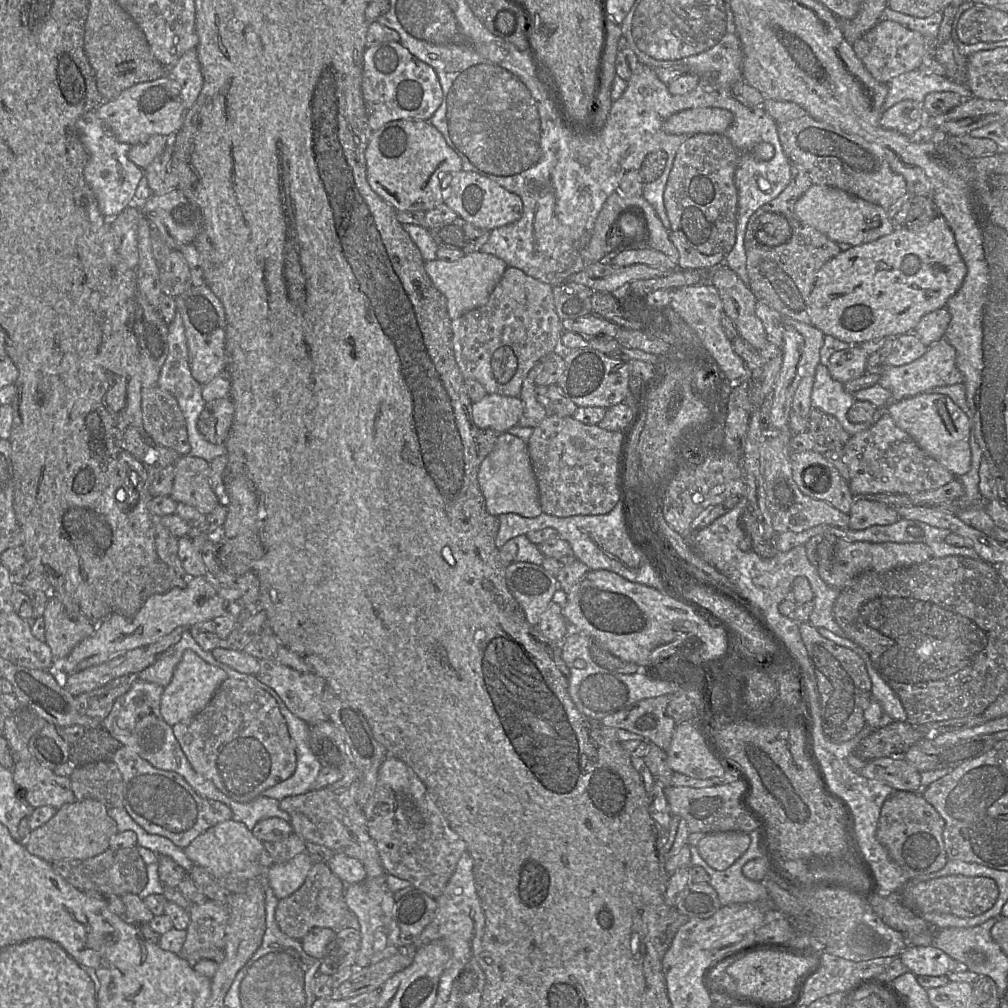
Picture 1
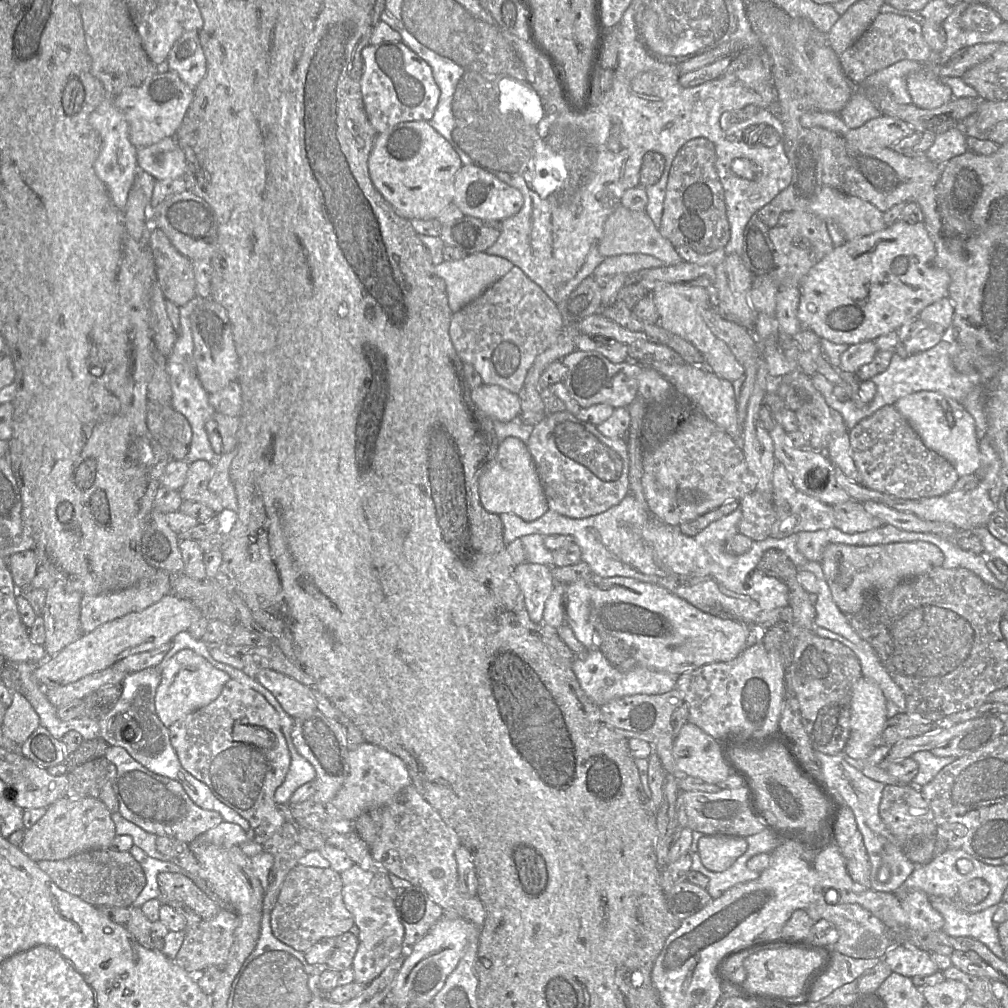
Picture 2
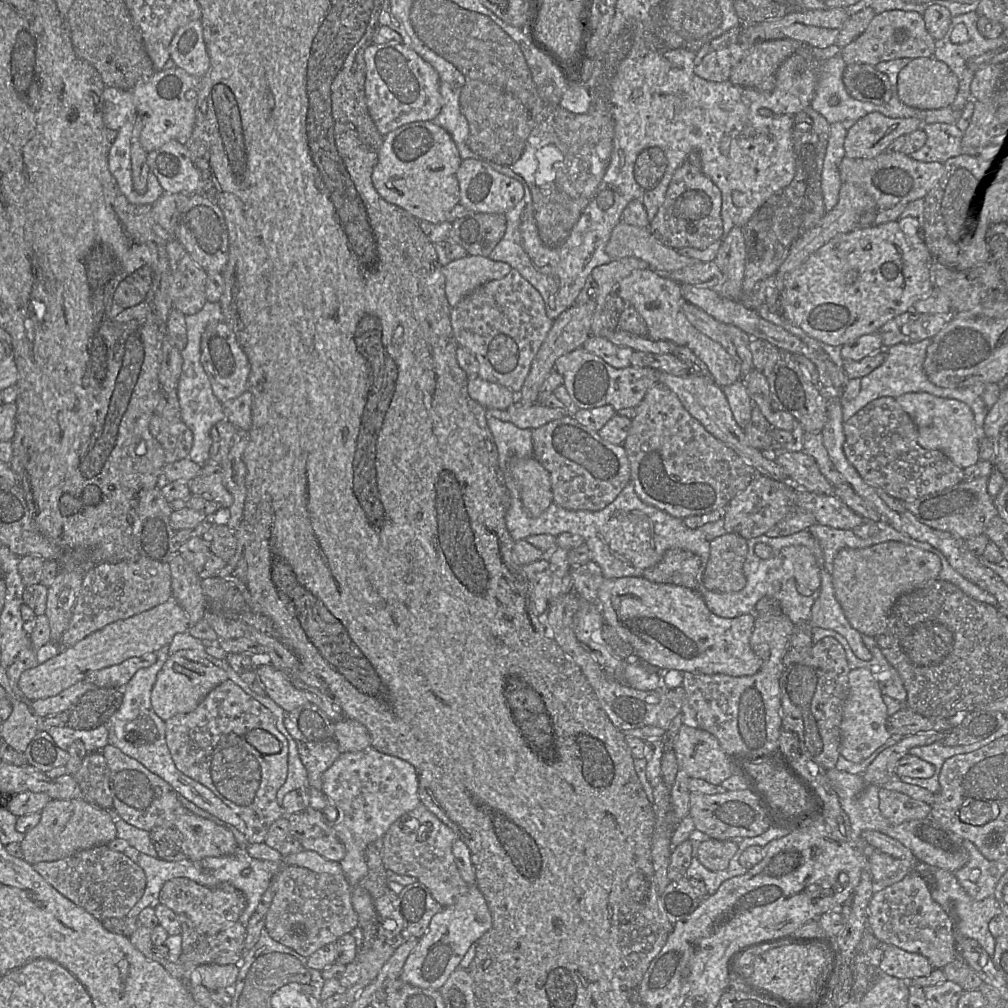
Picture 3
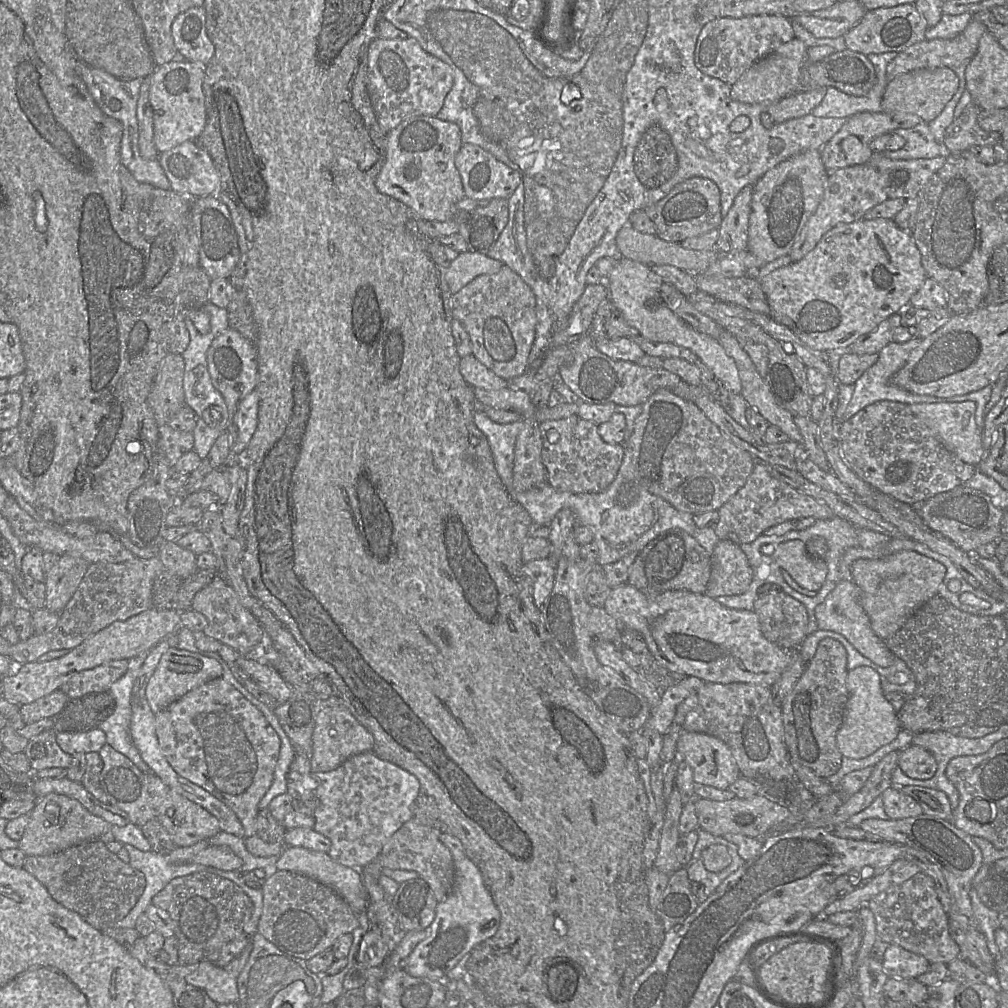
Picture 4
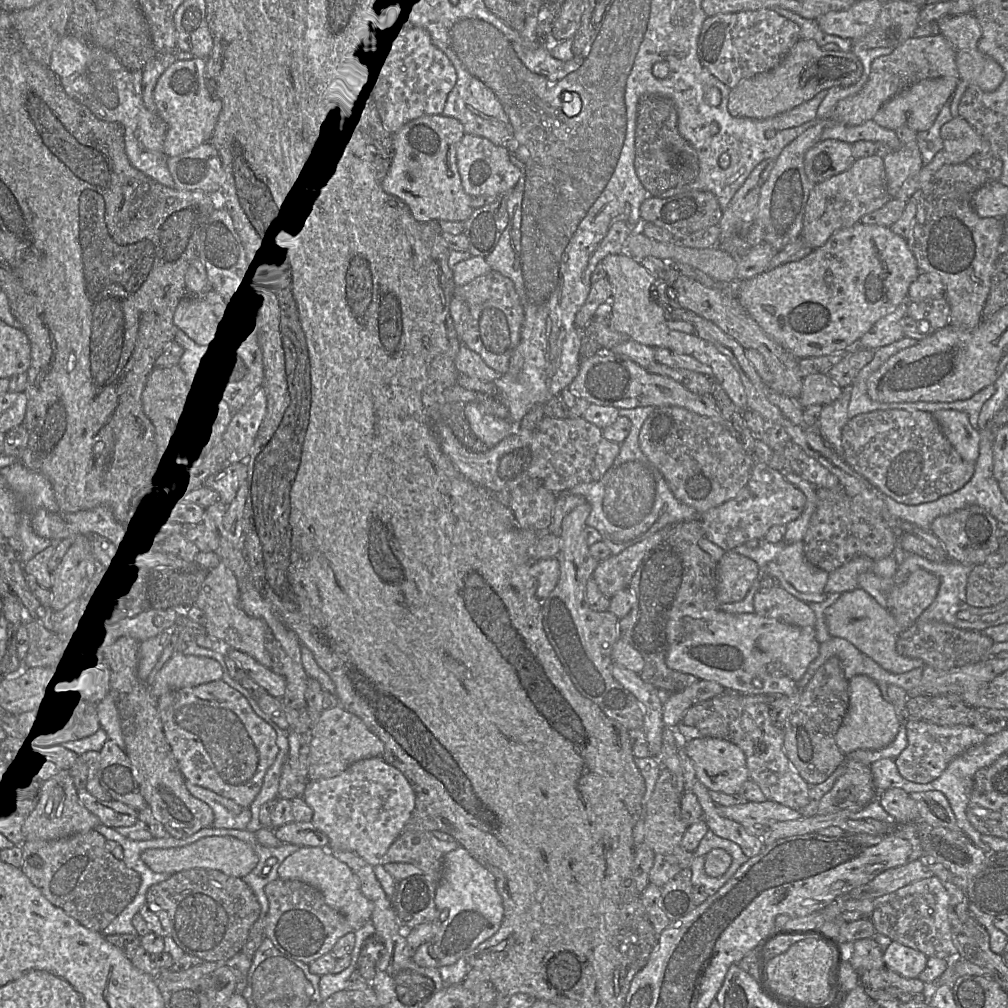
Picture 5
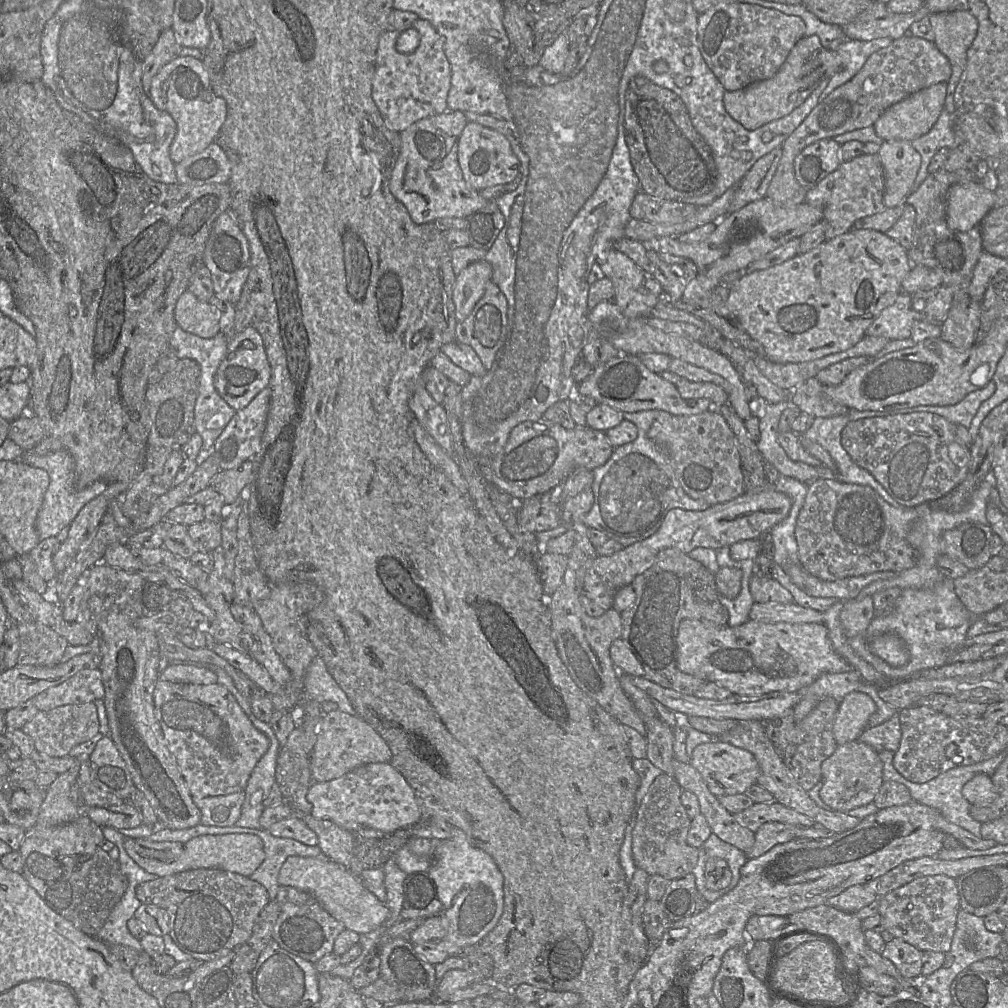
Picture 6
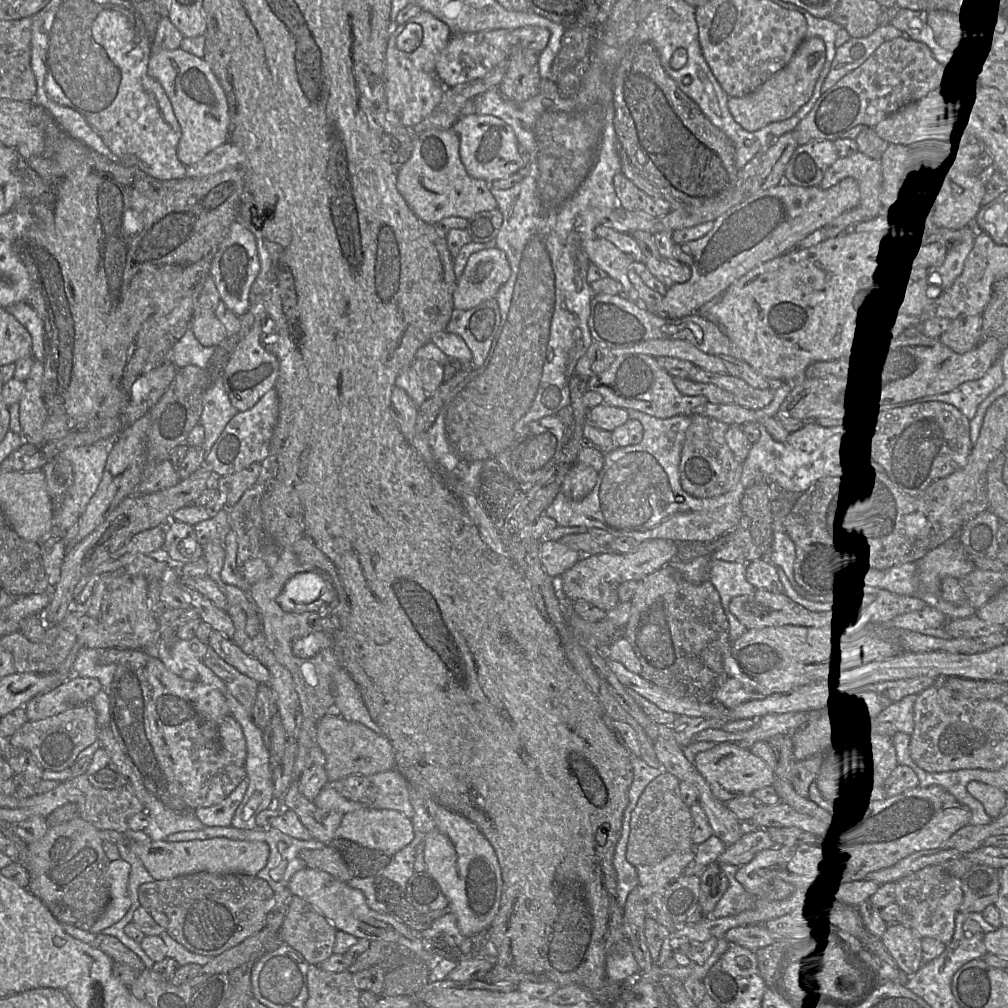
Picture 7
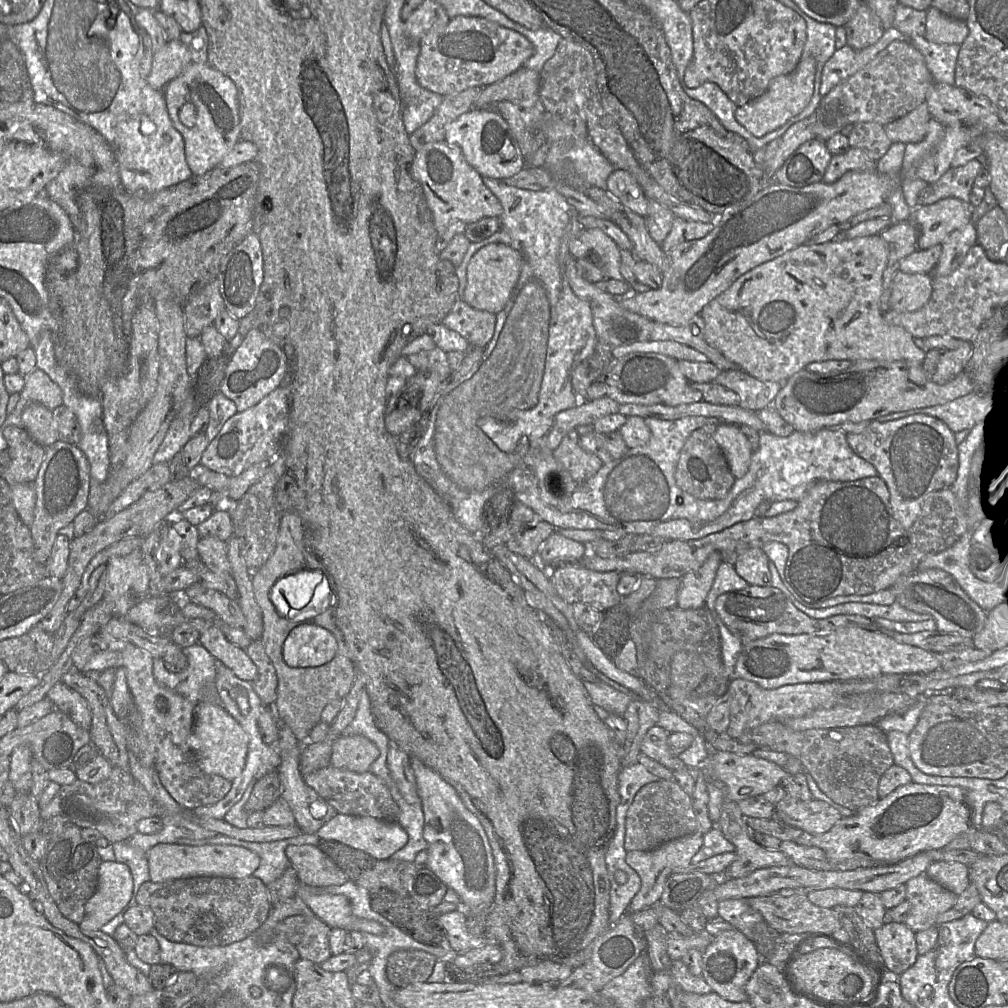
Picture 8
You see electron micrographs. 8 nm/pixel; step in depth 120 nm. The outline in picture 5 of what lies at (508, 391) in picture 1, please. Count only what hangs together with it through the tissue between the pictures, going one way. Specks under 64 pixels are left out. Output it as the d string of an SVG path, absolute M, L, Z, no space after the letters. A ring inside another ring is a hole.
M491 270L466 285L456 286L454 296L463 299L469 306L470 317L461 343L468 349L478 353L487 366L500 374L505 374L509 369L513 351L518 346L521 337L521 329L524 322L524 310L514 283L499 272Z

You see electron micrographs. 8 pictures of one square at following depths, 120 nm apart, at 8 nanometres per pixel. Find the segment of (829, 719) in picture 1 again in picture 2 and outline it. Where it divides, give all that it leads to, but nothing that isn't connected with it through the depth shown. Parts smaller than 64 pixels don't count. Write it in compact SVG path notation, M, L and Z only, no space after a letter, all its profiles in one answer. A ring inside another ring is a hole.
M802 632L786 668L785 685L789 695L795 696L806 733L816 752L837 755L844 751L850 735L851 696L856 682L862 677L856 654L836 640Z

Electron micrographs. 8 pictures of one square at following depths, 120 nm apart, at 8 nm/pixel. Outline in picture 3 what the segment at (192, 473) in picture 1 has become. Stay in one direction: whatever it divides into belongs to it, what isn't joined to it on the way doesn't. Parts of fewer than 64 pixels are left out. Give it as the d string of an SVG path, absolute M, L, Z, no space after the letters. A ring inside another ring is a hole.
M206 463L198 475L188 482L191 495L201 496L228 509L233 502L232 495L223 483L223 469L216 463Z

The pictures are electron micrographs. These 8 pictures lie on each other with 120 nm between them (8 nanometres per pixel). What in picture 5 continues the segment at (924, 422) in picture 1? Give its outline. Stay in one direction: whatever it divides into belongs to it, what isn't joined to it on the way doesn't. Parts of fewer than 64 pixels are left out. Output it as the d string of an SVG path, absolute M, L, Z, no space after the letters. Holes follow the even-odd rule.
M941 409L932 413L939 423L948 441L966 461L975 462L979 457L980 428L973 427L966 412L953 409Z

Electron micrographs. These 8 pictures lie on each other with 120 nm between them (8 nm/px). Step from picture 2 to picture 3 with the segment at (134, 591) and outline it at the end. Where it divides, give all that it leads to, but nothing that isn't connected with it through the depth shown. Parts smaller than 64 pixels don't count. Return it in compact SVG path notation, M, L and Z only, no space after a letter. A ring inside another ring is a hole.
M138 556L119 563L101 563L83 576L81 589L60 646L73 646L88 635L116 621L148 611L172 598L171 571L167 563Z

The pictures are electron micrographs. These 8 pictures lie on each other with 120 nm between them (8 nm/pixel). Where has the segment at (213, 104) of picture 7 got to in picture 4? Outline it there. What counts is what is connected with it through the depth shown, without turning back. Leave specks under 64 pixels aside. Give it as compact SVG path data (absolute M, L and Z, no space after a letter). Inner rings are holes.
M169 62L157 66L149 76L149 100L154 117L154 142L159 153L187 141L196 141L206 124L203 92L205 67L201 62Z

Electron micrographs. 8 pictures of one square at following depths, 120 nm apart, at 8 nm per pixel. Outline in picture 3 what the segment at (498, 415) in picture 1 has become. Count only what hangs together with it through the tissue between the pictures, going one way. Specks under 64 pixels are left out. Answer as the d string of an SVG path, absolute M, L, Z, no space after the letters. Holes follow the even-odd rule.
M480 376L468 377L468 393L486 409L504 410L517 399L517 393L497 383L489 382Z

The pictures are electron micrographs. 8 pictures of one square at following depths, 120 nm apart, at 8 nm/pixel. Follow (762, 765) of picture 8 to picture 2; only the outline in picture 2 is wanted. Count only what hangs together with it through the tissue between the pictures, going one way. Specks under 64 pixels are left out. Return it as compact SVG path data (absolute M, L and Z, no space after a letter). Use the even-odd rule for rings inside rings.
M689 722L681 727L674 740L673 757L679 774L700 778L708 784L718 784L731 774L721 758L718 741Z

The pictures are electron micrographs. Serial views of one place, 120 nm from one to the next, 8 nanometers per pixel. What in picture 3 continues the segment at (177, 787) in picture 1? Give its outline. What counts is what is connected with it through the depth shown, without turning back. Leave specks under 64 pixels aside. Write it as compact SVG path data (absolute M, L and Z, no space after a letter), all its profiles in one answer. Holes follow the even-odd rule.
M107 744L101 753L109 768L109 786L114 811L128 824L148 832L155 828L173 828L177 816L190 812L180 801L182 795L137 760L111 744Z

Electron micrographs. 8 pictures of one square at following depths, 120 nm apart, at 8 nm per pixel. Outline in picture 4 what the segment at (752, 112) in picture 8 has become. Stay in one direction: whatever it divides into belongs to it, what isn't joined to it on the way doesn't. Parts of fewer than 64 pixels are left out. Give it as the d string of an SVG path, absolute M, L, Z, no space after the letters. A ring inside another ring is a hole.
M798 38L781 45L756 61L732 84L731 98L748 104L775 102L796 92L818 87L834 87L848 95L860 97L867 95L877 83L873 64L861 53L846 49L810 64L807 64L807 55L807 45Z

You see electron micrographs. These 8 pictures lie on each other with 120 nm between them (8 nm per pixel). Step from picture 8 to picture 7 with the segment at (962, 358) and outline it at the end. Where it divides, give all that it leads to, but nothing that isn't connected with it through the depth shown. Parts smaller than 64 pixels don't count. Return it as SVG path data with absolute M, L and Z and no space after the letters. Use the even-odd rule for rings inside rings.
M981 315L959 316L938 340L957 354L964 354L978 345L981 335Z

